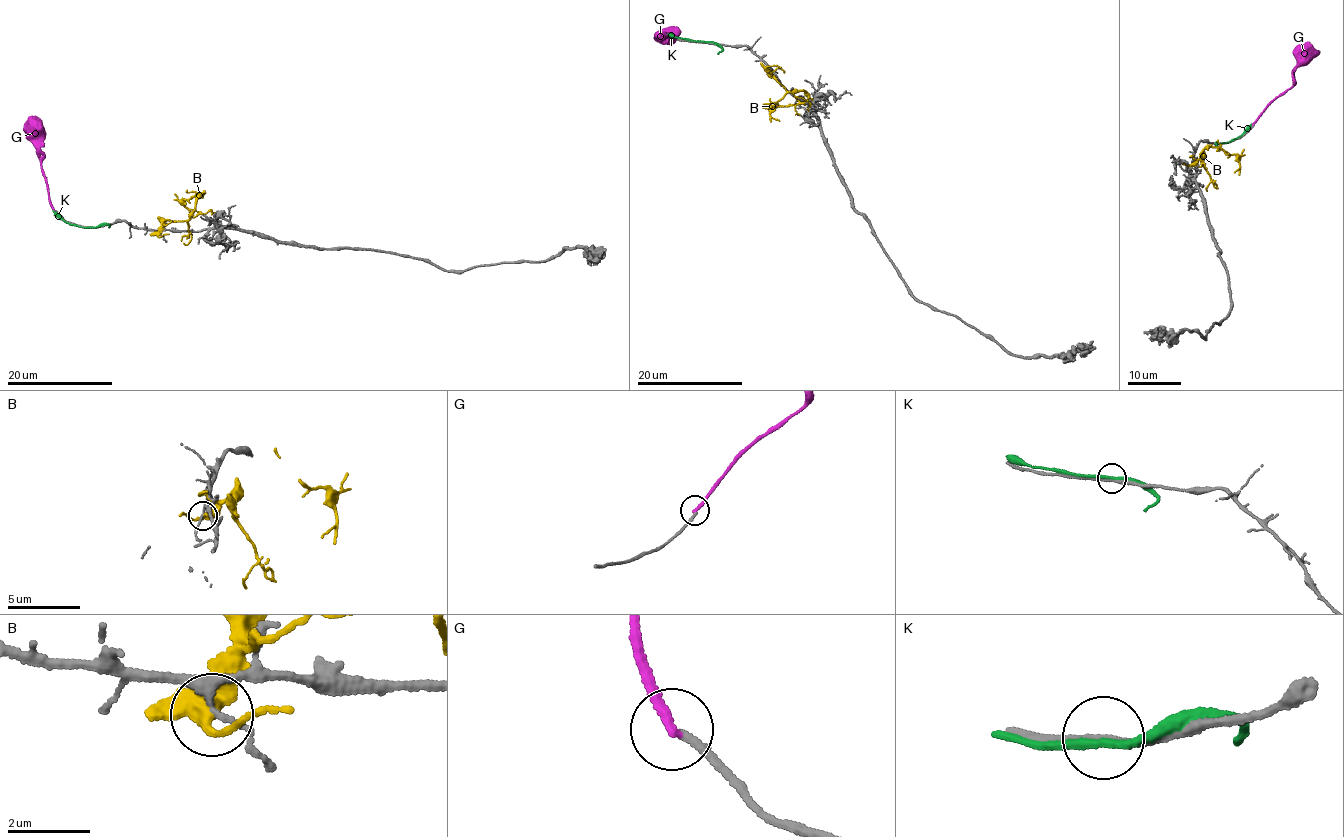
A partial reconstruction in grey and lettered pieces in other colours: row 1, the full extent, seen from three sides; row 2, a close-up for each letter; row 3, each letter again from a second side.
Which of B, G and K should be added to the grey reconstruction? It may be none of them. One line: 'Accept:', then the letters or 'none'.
Accept: none

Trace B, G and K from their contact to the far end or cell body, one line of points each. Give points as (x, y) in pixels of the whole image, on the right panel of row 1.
B: (1191, 165), (1203, 158), (1203, 164), (1200, 152), (1207, 148), (1217, 148), (1236, 156), (1239, 167), (1234, 172)
G: (1252, 123), (1264, 107), (1293, 85), (1297, 58), (1311, 44)
K: (1221, 142), (1228, 143), (1240, 136), (1252, 123)

